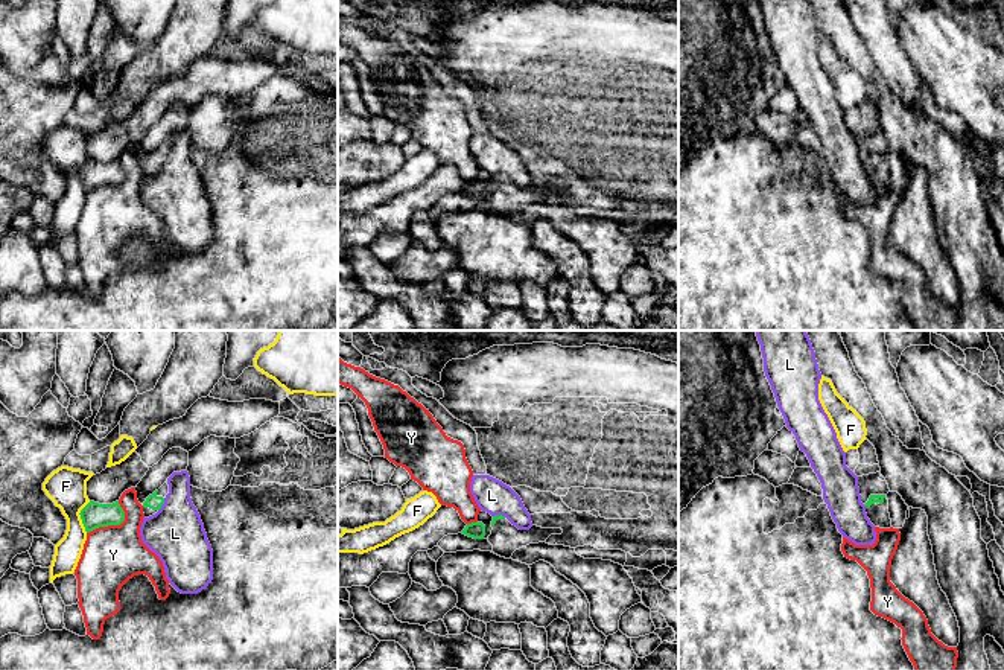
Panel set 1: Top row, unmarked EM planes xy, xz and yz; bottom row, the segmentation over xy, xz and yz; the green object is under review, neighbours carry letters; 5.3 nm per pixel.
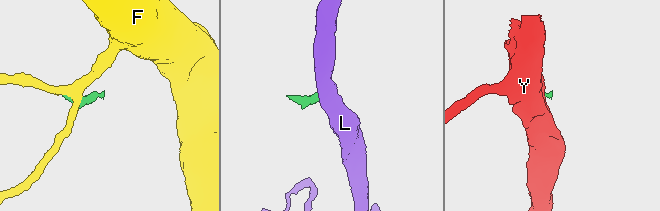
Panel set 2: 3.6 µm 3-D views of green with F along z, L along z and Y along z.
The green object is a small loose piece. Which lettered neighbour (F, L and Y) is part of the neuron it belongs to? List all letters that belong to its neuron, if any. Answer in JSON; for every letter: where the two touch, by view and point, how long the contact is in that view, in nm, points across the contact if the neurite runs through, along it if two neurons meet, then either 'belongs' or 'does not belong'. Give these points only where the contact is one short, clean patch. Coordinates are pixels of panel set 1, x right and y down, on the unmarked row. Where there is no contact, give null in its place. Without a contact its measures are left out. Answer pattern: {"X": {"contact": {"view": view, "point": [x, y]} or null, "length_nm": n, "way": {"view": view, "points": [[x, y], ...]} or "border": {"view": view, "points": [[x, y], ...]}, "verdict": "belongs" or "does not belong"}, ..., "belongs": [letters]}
{"F": {"contact": {"view": "xy", "point": [81, 175]}, "length_nm": 170, "border": {"view": "xy", "points": [[90, 160], [79, 172], [85, 191]]}, "verdict": "does not belong"}, "L": {"contact": {"view": "xy", "point": [163, 162]}, "length_nm": 80, "border": {"view": "xy", "points": [[165, 157], [158, 169]]}, "verdict": "does not belong"}, "Y": {"contact": {"view": "xy", "point": [114, 183]}, "length_nm": 240, "border": {"view": "xy", "points": [[119, 160], [123, 178], [119, 183], [99, 185], [87, 192]]}, "verdict": "does not belong"}, "belongs": []}

